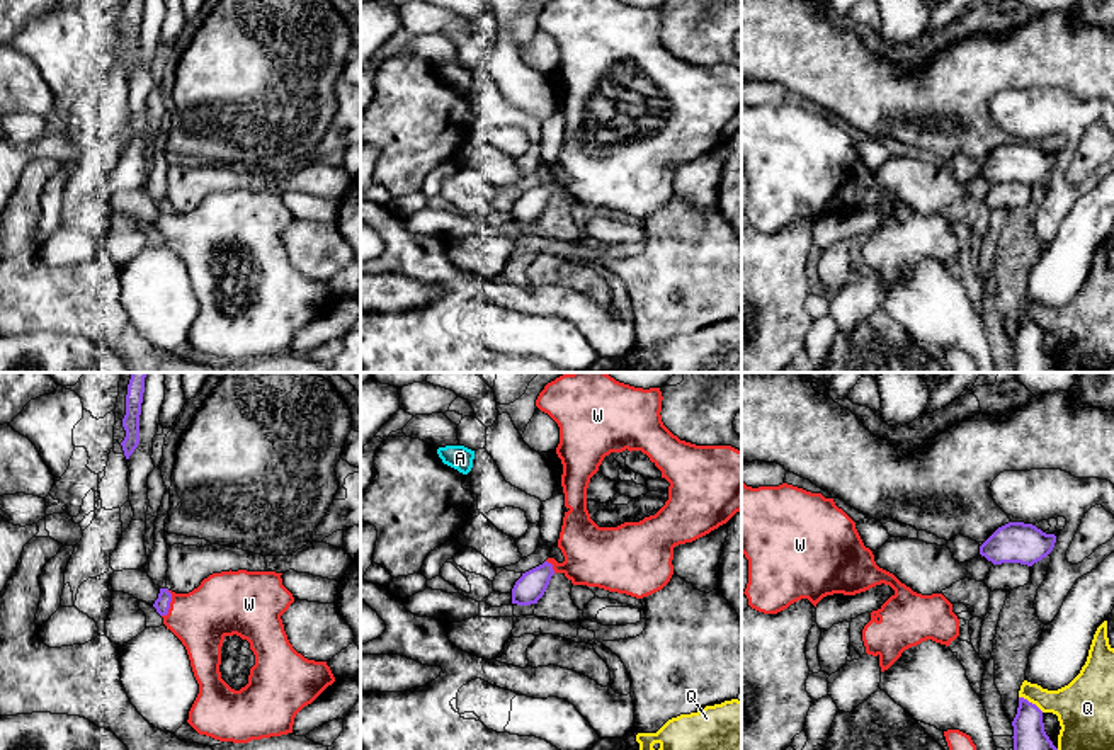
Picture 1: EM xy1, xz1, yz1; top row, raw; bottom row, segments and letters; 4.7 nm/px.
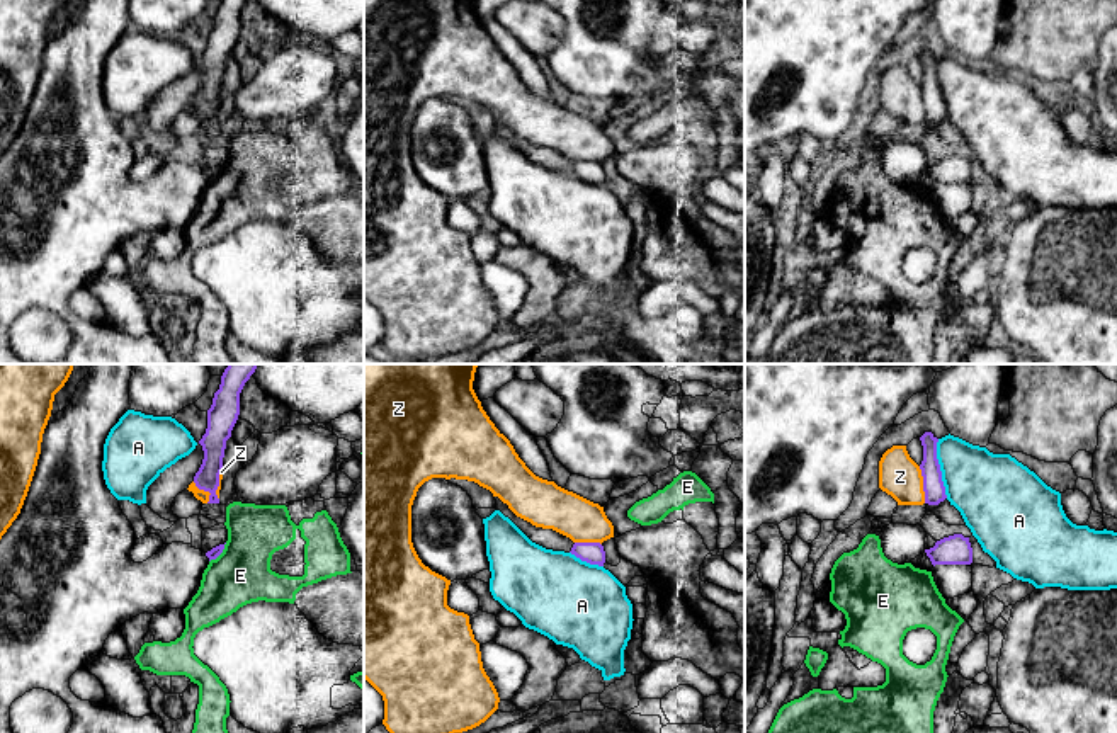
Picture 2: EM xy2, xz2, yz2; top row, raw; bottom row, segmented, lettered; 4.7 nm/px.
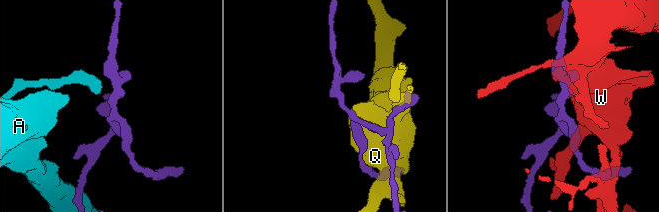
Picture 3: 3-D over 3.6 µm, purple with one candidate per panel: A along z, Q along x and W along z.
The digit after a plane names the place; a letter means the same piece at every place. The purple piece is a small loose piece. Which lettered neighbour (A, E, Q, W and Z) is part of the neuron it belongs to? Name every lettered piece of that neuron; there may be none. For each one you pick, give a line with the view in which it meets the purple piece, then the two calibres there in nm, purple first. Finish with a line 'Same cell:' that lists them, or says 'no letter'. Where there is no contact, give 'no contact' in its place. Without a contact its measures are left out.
W: contact in xy1; calibres 80 and 280 nm
Same cell: W

